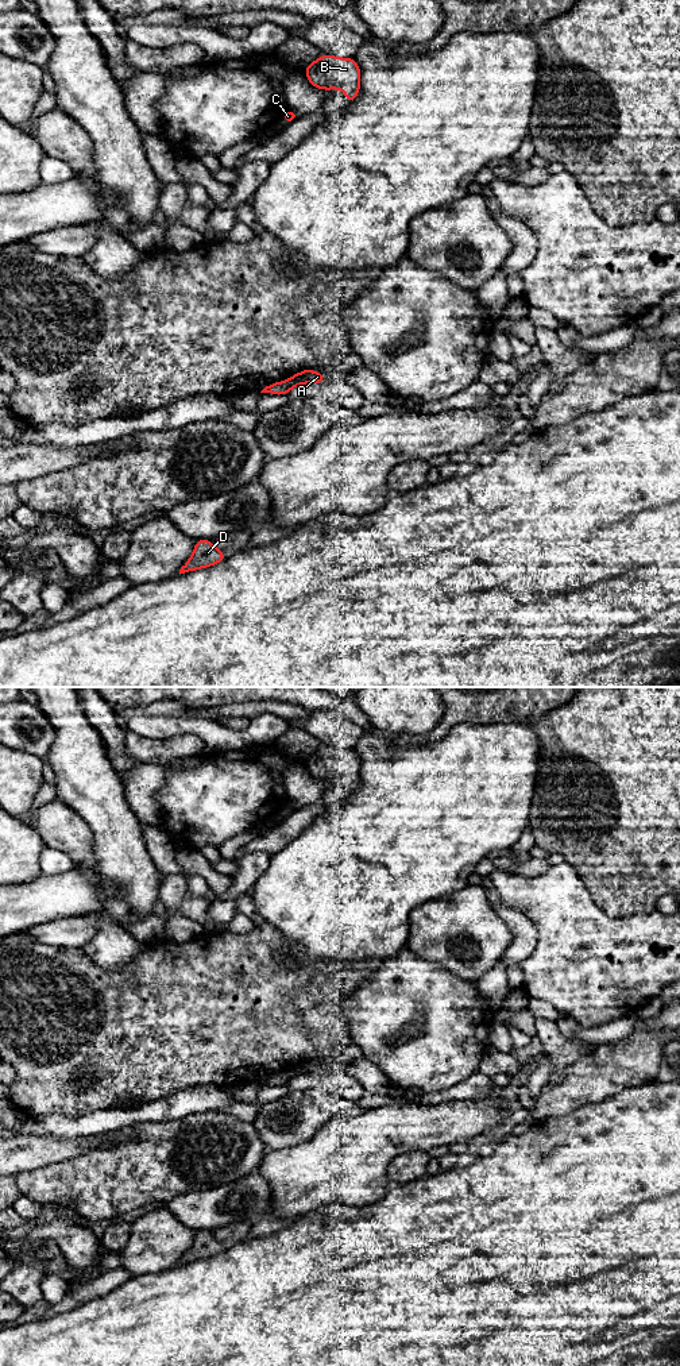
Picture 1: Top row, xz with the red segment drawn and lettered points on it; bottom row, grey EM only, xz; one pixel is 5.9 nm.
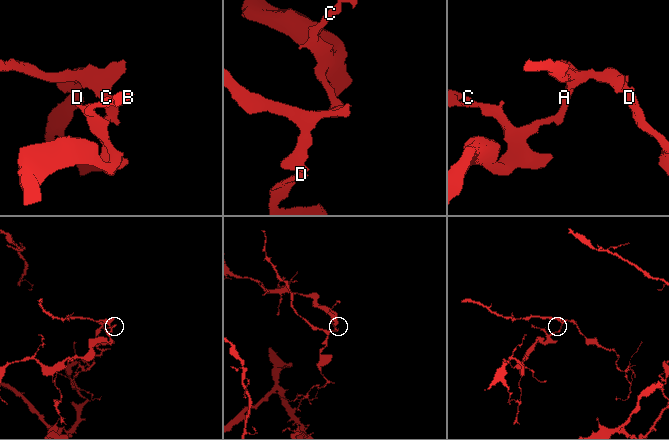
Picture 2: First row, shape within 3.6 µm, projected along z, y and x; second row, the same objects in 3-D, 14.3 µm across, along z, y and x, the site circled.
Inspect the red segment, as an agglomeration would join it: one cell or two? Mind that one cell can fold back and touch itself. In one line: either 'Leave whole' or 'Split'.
Split

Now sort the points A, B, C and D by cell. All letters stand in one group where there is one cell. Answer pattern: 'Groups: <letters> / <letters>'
Groups: A B C / D

